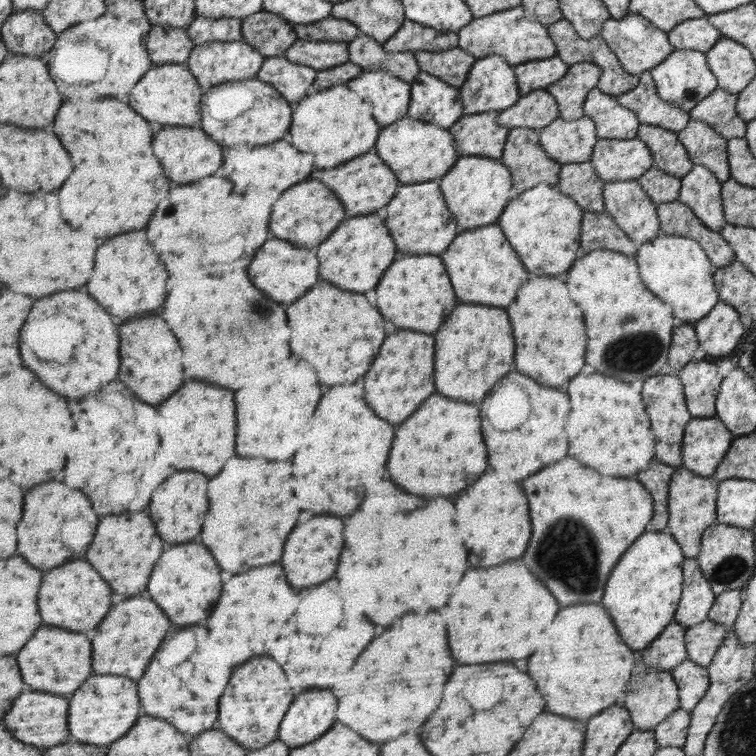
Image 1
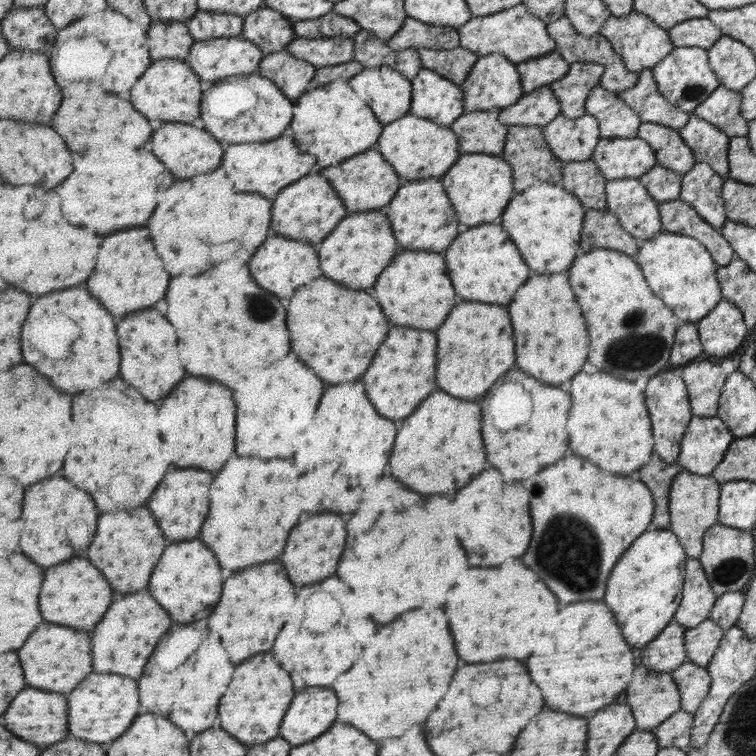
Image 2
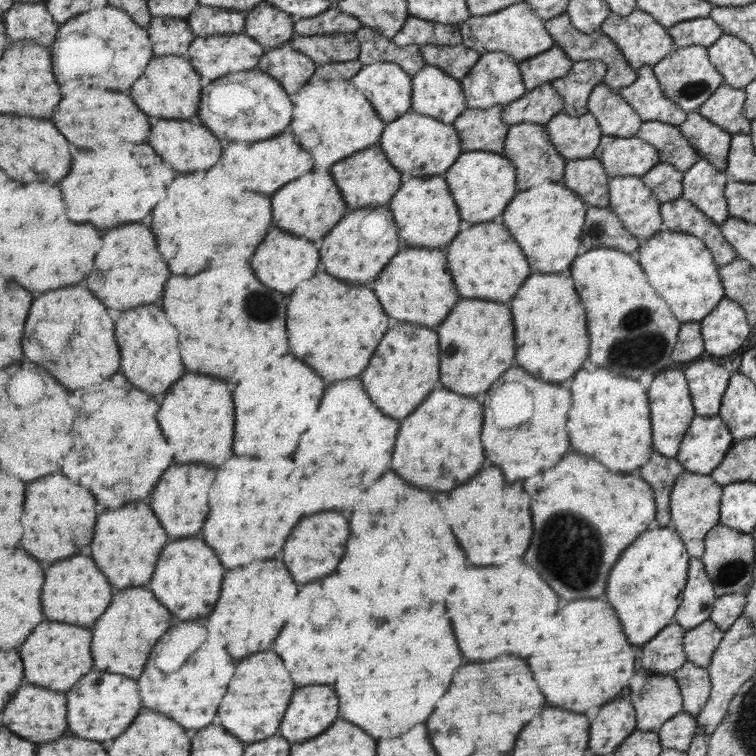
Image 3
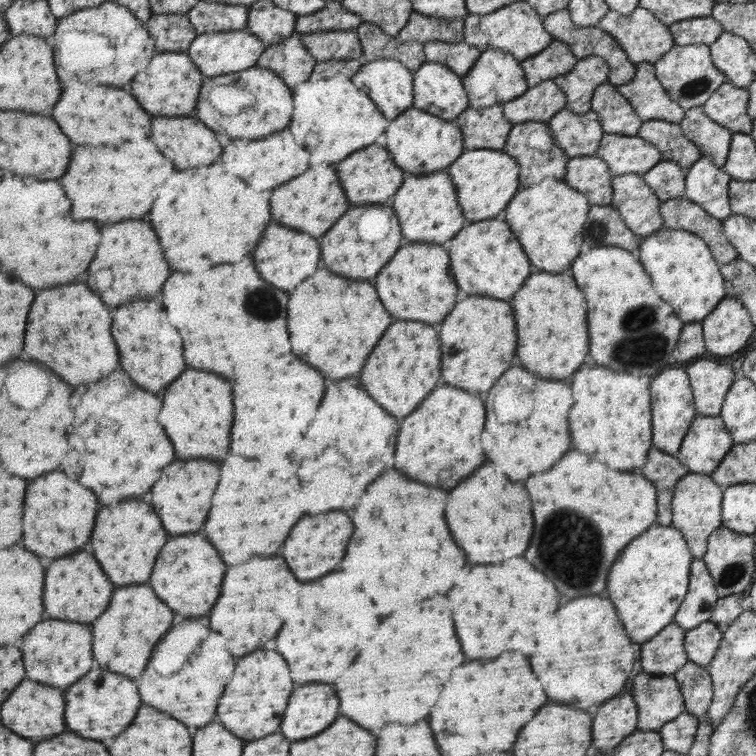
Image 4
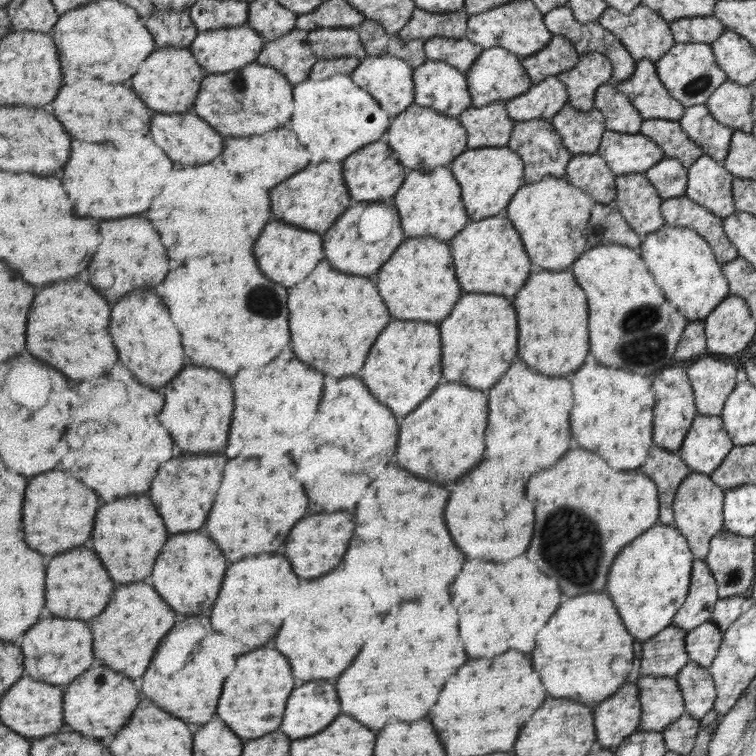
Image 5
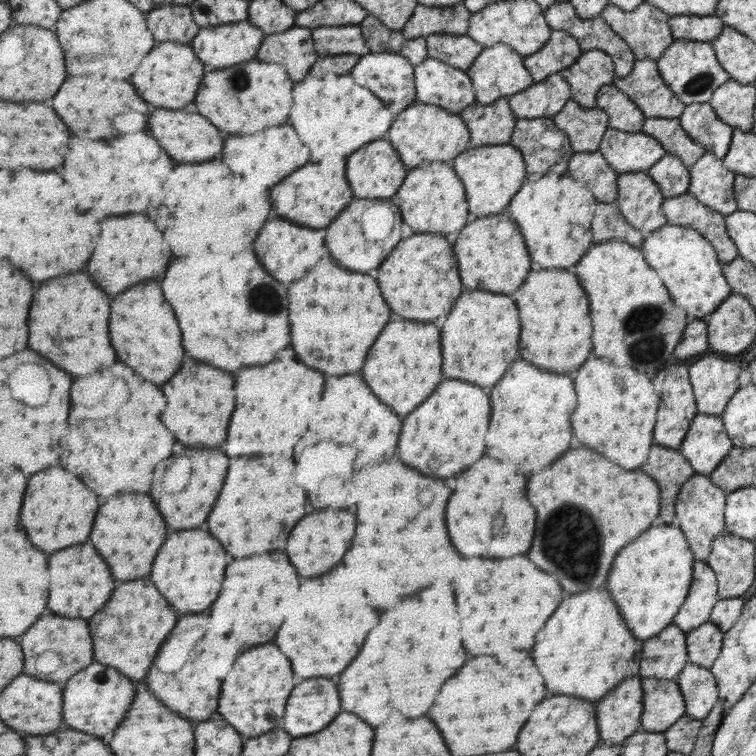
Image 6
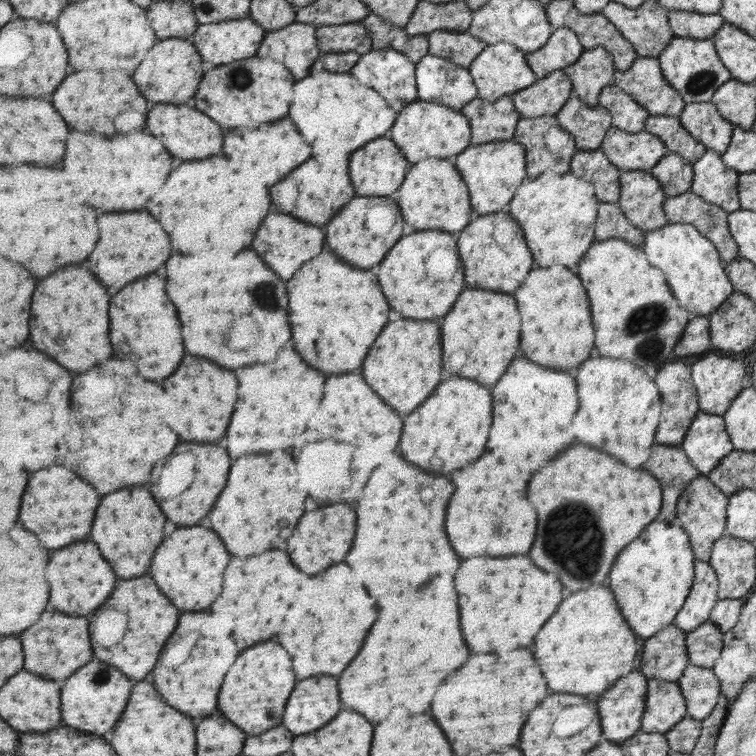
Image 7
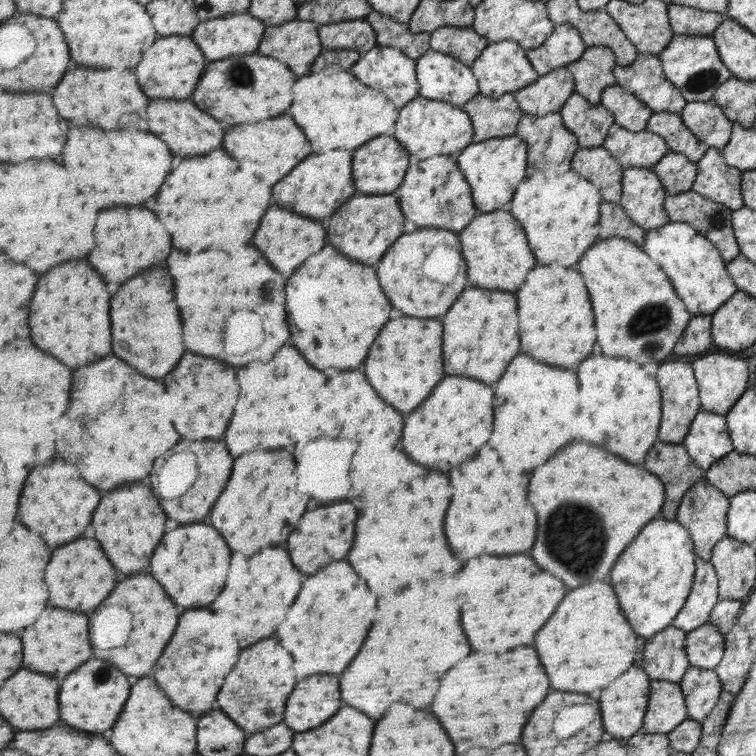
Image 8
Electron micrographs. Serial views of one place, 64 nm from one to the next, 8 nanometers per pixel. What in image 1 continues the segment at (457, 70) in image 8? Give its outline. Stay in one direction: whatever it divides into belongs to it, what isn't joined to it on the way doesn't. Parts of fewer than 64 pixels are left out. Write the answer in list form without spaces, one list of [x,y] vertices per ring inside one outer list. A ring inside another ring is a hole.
[[[427,72],[412,82],[408,116],[450,129],[465,114],[460,89]]]

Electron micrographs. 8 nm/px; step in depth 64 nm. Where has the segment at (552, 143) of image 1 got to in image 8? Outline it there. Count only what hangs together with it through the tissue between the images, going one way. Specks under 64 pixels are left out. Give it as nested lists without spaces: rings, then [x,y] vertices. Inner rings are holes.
[[[577,92],[572,94],[560,113],[583,148],[602,146],[616,123],[611,110],[602,104],[593,105],[588,98]]]

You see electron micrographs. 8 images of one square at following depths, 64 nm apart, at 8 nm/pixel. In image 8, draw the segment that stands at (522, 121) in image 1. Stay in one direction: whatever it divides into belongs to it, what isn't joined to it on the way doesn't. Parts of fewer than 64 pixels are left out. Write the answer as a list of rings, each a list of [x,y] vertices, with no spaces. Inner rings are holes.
[[[567,66],[540,76],[532,85],[515,92],[521,110],[533,116],[559,113],[576,90],[576,78]]]

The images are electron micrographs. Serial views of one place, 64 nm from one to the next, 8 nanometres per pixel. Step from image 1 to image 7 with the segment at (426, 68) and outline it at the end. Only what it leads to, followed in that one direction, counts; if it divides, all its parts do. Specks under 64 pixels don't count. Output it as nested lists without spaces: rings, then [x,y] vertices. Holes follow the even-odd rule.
[[[439,30],[428,35],[430,53],[470,67],[488,45],[470,32]]]

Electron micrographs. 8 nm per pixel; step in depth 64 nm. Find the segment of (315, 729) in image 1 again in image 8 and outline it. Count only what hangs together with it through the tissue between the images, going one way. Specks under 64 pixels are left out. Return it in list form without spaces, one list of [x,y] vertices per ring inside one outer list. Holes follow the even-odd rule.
[[[317,674],[297,684],[293,698],[289,698],[285,722],[297,732],[307,732],[325,724],[341,706],[339,678]]]

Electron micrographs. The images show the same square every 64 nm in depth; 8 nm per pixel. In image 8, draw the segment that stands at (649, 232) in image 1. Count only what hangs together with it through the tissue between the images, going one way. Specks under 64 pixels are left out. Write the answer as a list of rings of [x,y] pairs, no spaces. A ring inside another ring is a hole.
[[[651,168],[624,169],[623,183],[624,196],[619,203],[628,211],[634,223],[645,230],[657,229],[669,223],[663,205],[667,194]]]

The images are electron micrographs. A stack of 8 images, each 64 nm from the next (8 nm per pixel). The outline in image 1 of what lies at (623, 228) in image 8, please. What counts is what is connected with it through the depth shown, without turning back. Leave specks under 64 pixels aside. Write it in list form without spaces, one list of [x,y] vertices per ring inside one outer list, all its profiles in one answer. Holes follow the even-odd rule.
[[[585,213],[581,229],[580,245],[585,254],[595,250],[614,250],[633,257],[635,246],[629,235],[617,224],[611,214]]]

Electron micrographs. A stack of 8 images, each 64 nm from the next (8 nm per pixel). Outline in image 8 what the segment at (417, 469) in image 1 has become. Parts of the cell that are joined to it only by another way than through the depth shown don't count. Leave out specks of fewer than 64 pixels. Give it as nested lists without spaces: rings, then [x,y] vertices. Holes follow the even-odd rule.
[[[447,376],[405,422],[403,450],[423,466],[449,472],[479,452],[493,434],[493,390],[477,379]]]

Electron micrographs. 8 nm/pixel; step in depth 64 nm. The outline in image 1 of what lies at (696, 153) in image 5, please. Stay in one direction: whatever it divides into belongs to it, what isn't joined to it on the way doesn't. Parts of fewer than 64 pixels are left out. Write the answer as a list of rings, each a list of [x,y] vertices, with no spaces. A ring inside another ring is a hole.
[[[640,124],[636,137],[645,142],[652,153],[652,168],[682,177],[692,169],[692,161],[686,147],[673,131],[659,126]]]

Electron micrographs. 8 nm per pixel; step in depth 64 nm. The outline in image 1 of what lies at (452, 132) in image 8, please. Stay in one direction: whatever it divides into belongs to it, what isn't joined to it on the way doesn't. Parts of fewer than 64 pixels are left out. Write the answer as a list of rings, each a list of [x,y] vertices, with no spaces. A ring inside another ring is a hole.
[[[406,116],[382,128],[375,150],[395,171],[402,185],[442,179],[459,160],[456,138],[450,129]]]

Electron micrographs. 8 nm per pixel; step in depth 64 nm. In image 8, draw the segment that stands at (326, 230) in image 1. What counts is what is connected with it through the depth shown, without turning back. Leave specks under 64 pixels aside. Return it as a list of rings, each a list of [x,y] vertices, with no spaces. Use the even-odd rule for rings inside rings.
[[[323,150],[313,152],[285,182],[279,182],[273,188],[273,206],[285,206],[287,210],[297,210],[299,214],[309,214],[307,218],[325,220],[333,216],[333,212],[345,204],[355,192],[353,184],[353,154],[355,150]],[[315,166],[315,168],[313,168]],[[315,184],[315,186],[313,186]]]

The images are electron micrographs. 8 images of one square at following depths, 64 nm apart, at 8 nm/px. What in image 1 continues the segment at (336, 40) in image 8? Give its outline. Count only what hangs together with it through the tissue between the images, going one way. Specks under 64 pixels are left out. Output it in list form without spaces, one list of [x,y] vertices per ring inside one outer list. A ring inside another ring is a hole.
[[[297,39],[284,54],[291,62],[310,66],[315,70],[325,70],[350,61],[350,41],[333,42]]]

